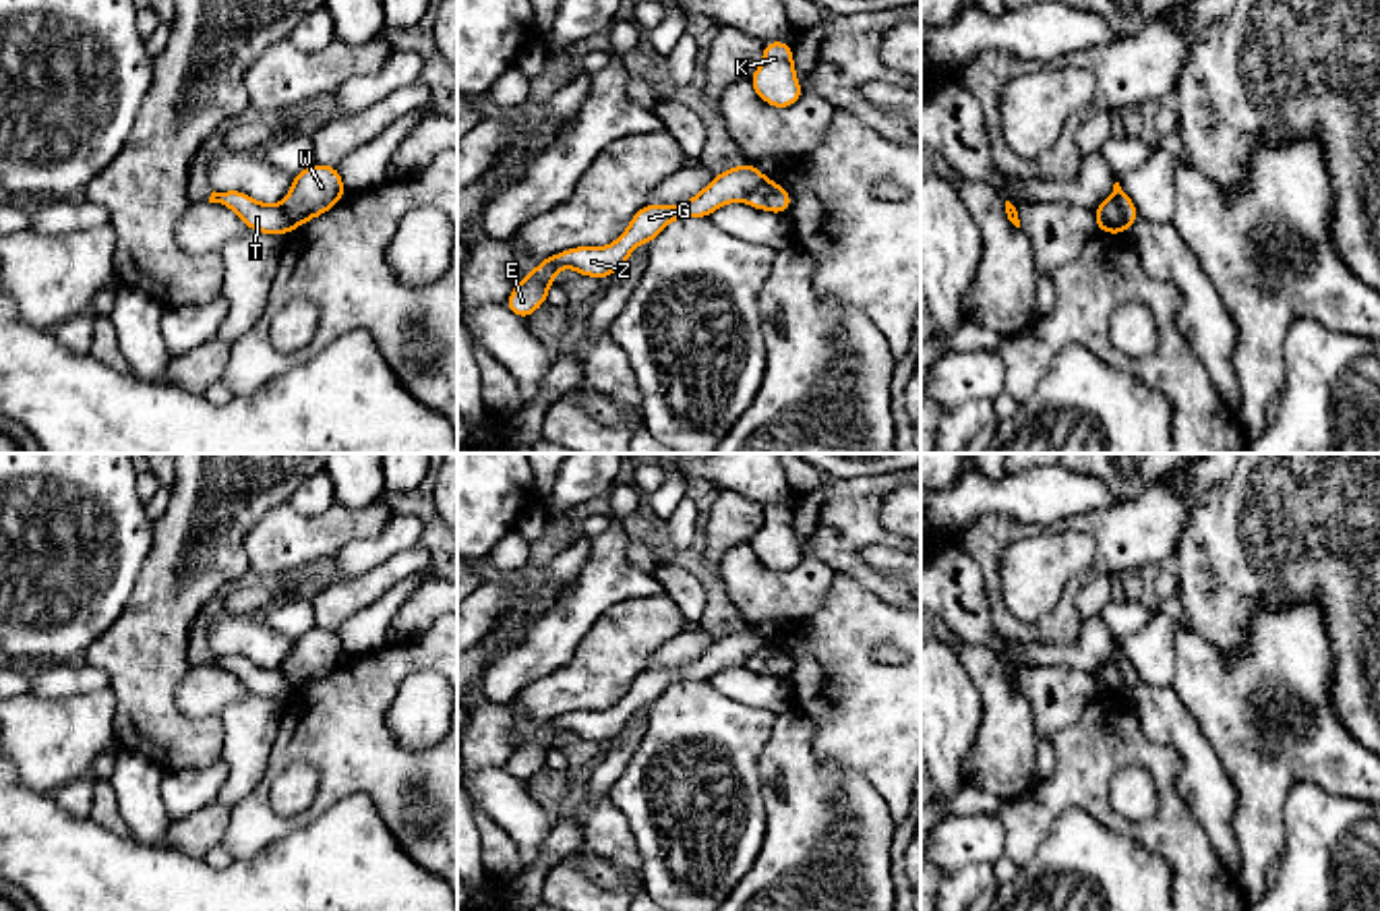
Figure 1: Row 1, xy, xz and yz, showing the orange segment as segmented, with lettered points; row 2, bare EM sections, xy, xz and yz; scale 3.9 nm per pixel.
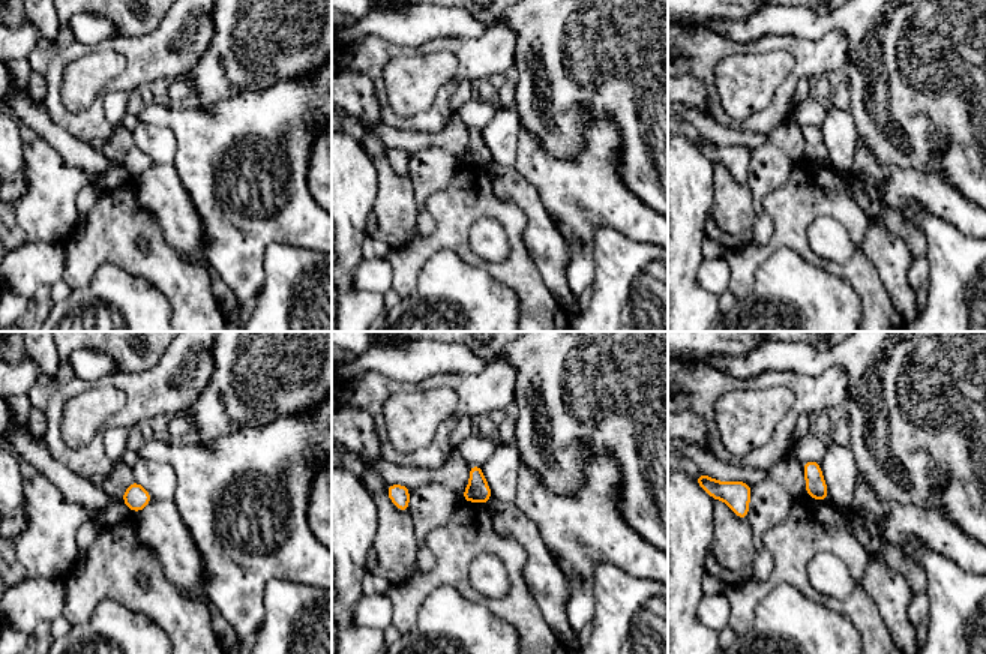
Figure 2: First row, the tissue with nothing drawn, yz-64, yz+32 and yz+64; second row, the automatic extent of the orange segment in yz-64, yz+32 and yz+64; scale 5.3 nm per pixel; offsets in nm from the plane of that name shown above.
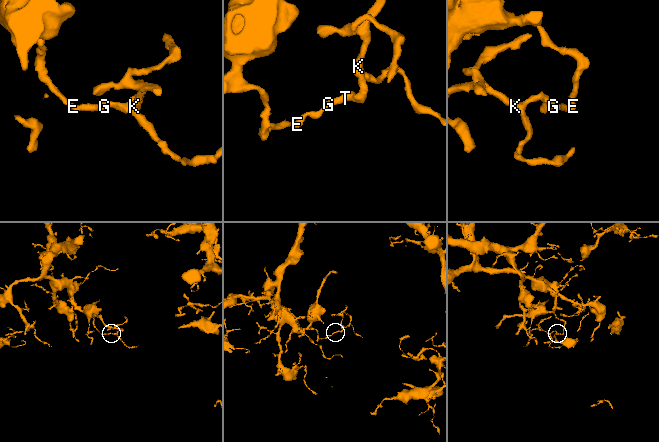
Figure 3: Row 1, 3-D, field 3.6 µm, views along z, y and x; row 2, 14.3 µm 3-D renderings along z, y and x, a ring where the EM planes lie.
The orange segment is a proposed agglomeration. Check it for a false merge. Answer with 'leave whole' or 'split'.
split

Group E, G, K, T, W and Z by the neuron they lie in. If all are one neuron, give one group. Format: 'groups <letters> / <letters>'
groups E G T Z / K W

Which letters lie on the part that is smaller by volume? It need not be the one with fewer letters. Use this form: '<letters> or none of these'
K, W

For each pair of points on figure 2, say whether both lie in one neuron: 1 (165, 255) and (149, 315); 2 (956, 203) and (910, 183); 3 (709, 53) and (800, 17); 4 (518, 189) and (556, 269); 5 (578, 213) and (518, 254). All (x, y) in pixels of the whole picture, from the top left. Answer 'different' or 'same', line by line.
1: different
2: same
3: different
4: same
5: different

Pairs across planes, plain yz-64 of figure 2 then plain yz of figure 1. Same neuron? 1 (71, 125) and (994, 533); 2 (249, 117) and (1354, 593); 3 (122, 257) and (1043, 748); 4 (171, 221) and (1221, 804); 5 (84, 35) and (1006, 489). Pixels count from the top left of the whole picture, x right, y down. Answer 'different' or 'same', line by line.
1: same
2: different
3: different
4: same
5: same

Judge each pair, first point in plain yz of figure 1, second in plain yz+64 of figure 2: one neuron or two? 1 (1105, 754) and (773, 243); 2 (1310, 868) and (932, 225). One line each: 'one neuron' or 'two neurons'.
1: one neuron
2: one neuron

